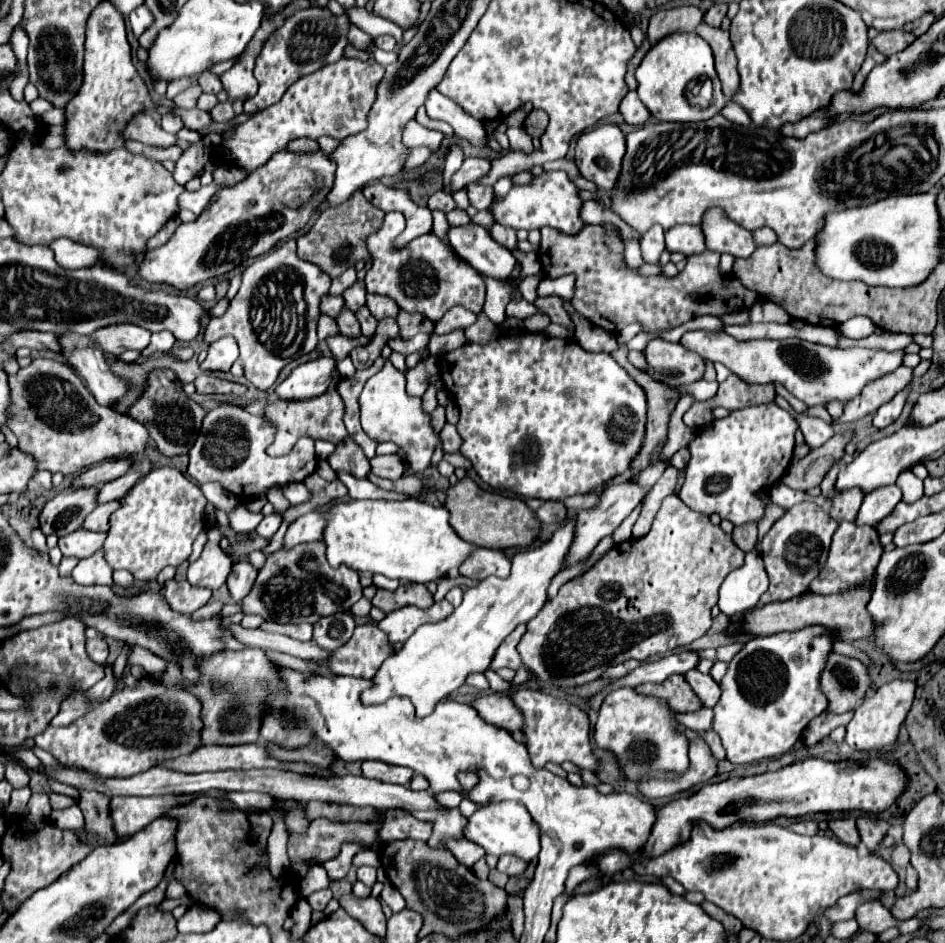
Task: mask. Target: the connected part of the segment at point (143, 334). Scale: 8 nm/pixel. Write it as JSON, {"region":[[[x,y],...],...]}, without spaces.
{"region":[[[120,323],[112,327],[102,327],[100,331],[94,331],[92,337],[98,341],[98,345],[104,349],[104,353],[120,355],[126,349],[146,349],[150,343],[150,331],[144,331],[144,327],[136,327],[130,323]]]}

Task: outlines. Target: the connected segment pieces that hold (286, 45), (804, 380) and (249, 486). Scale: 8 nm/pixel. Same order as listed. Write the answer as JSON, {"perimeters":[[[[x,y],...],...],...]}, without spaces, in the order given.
{"perimeters":[[[[310,7],[288,17],[286,23],[270,35],[262,53],[258,55],[256,79],[260,83],[260,89],[254,97],[244,101],[244,111],[254,113],[258,109],[278,103],[292,83],[298,81],[302,75],[338,61],[342,57],[342,47],[348,45],[346,33],[348,33],[348,17],[346,15],[336,17],[328,9]]],[[[688,331],[682,335],[680,343],[698,355],[702,355],[708,361],[720,361],[724,363],[734,375],[740,375],[746,383],[772,383],[780,381],[796,399],[806,403],[806,407],[826,407],[830,401],[840,401],[842,405],[848,403],[848,399],[854,399],[860,395],[860,391],[874,379],[880,379],[892,371],[896,371],[902,365],[904,349],[898,351],[884,351],[884,349],[864,349],[864,347],[852,347],[852,349],[840,349],[840,347],[826,347],[820,343],[800,341],[796,337],[792,339],[750,339],[750,341],[738,341],[736,337],[724,333],[724,331]]],[[[218,403],[214,409],[206,413],[204,423],[200,427],[200,435],[188,453],[188,475],[198,485],[208,481],[220,481],[236,497],[248,499],[256,493],[266,493],[274,485],[284,487],[288,483],[304,481],[308,475],[316,471],[316,453],[312,437],[298,439],[294,449],[286,455],[270,457],[266,449],[272,443],[274,435],[276,425],[268,423],[264,417],[252,415],[236,403]]]]}

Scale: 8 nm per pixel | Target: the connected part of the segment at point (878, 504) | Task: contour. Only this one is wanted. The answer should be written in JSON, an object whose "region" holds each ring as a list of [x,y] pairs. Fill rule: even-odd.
{"region":[[[896,485],[880,487],[880,489],[868,493],[862,501],[860,511],[858,511],[856,525],[876,525],[876,523],[880,523],[884,517],[888,517],[892,513],[892,509],[900,503],[900,499],[902,499],[902,493]]]}

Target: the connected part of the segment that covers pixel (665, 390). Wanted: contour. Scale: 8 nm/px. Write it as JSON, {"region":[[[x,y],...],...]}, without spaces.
{"region":[[[623,347],[618,348],[616,351],[611,353],[612,357],[616,360],[617,363],[620,363],[620,366],[625,368],[632,379],[646,391],[646,397],[648,397],[648,423],[646,423],[646,437],[644,437],[644,445],[638,453],[638,457],[632,461],[632,471],[636,475],[640,475],[648,465],[652,463],[660,463],[660,457],[662,457],[662,447],[668,439],[668,423],[670,423],[670,417],[672,417],[672,411],[676,407],[676,389],[672,387],[664,387],[664,383],[656,383],[656,379],[652,379],[648,373],[644,371],[638,371],[636,367],[632,367],[632,364],[628,360],[628,351]]]}

